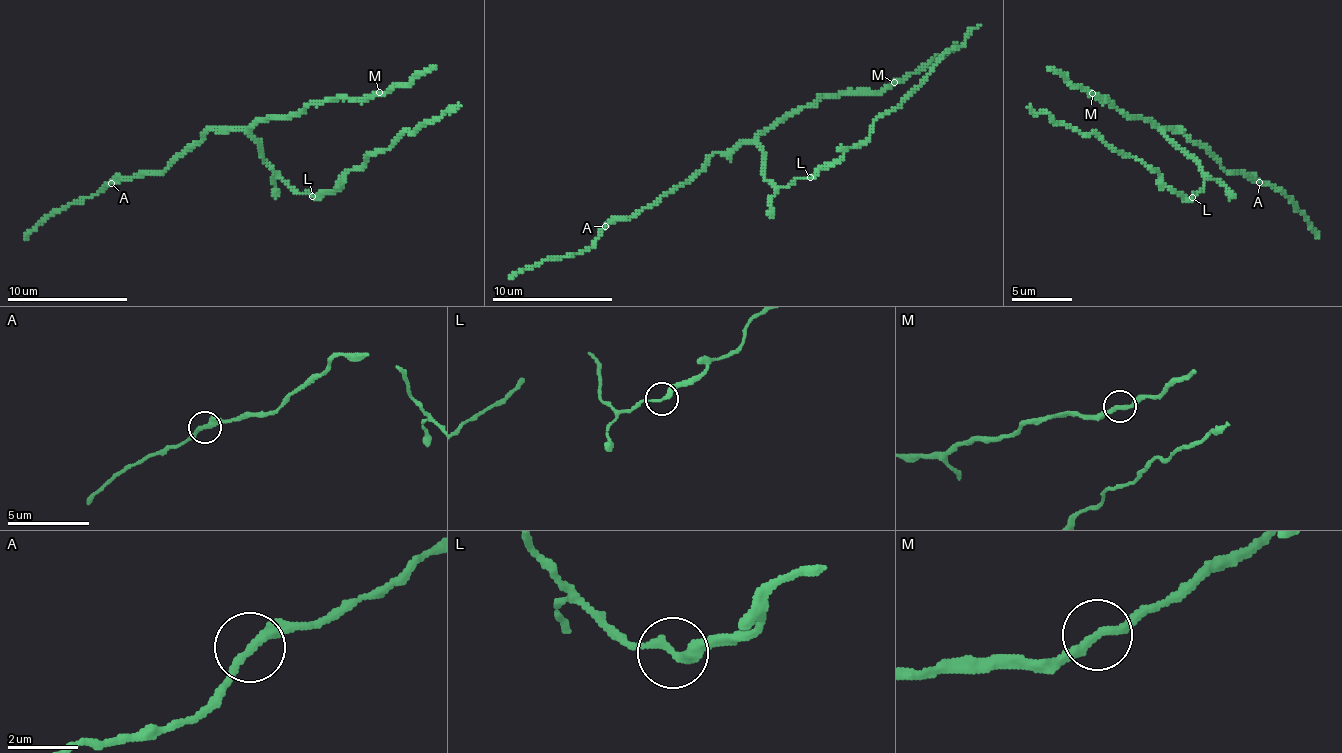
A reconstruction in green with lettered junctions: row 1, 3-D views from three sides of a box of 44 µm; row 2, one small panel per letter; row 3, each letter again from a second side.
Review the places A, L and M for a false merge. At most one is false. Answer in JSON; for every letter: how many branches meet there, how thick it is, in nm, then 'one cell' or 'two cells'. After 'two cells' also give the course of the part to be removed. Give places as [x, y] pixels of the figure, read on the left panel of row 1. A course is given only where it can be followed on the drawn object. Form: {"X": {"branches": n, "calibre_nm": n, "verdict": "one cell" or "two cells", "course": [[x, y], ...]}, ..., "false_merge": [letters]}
{"A": {"branches": 2, "calibre_nm": 280, "verdict": "one cell"}, "L": {"branches": 2, "calibre_nm": 260, "verdict": "two cells", "course": [[312, 196], [332, 194], [365, 161], [367, 155], [384, 152], [406, 132], [461, 106]]}, "M": {"branches": 2, "calibre_nm": 260, "verdict": "one cell"}, "false_merge": ["L"]}

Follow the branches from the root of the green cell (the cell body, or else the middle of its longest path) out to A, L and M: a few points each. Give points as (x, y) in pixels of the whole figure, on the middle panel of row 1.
A: (765, 159), (754, 143), (737, 143), (715, 152), (651, 205), (630, 217), (614, 217), (605, 226)
L: (765, 159), (764, 177), (778, 187), (786, 187), (797, 178), (809, 178)
M: (765, 159), (758, 137), (786, 116), (792, 116), (805, 107), (814, 107), (824, 97), (881, 94), (894, 82)

